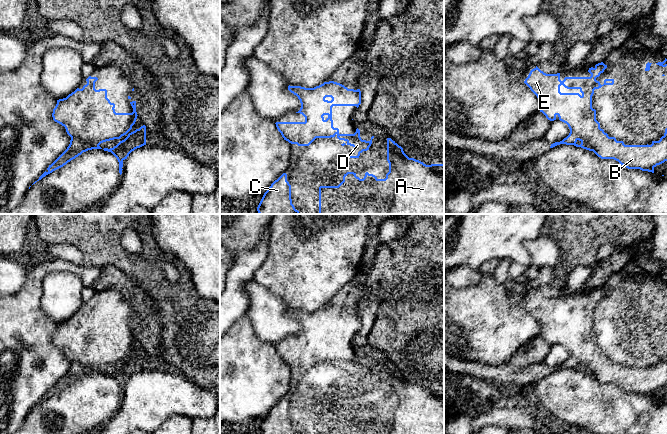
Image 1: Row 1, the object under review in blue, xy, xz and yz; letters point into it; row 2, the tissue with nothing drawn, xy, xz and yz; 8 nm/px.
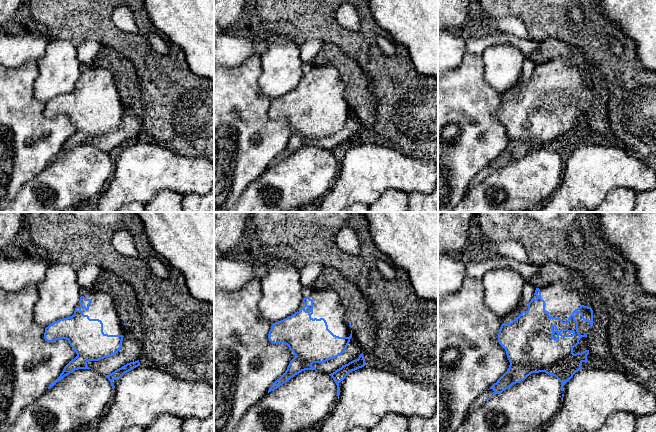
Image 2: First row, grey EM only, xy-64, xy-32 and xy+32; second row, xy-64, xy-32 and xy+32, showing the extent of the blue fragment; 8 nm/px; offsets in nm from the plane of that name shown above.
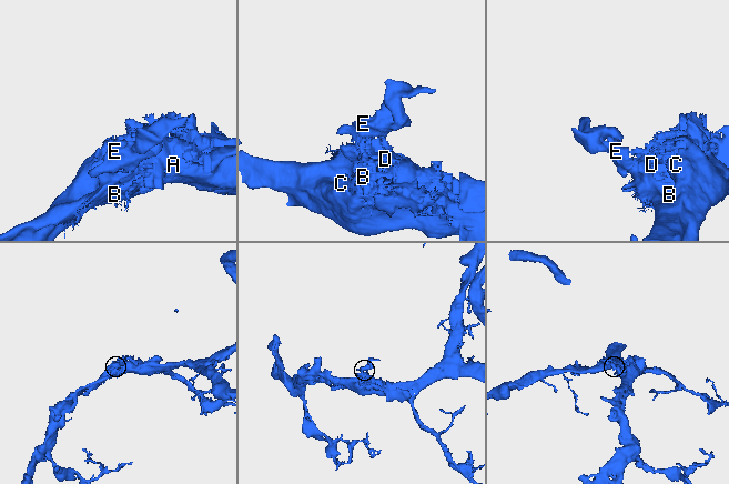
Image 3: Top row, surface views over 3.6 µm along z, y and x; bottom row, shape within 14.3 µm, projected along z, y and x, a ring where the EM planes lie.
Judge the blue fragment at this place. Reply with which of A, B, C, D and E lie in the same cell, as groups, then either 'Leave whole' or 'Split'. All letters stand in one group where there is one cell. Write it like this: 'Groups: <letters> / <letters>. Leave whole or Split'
Groups: A B C D E. Leave whole

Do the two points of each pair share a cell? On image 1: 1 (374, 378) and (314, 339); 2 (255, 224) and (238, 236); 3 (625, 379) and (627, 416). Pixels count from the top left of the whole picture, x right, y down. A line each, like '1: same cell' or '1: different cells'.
1: same cell
2: same cell
3: different cells

